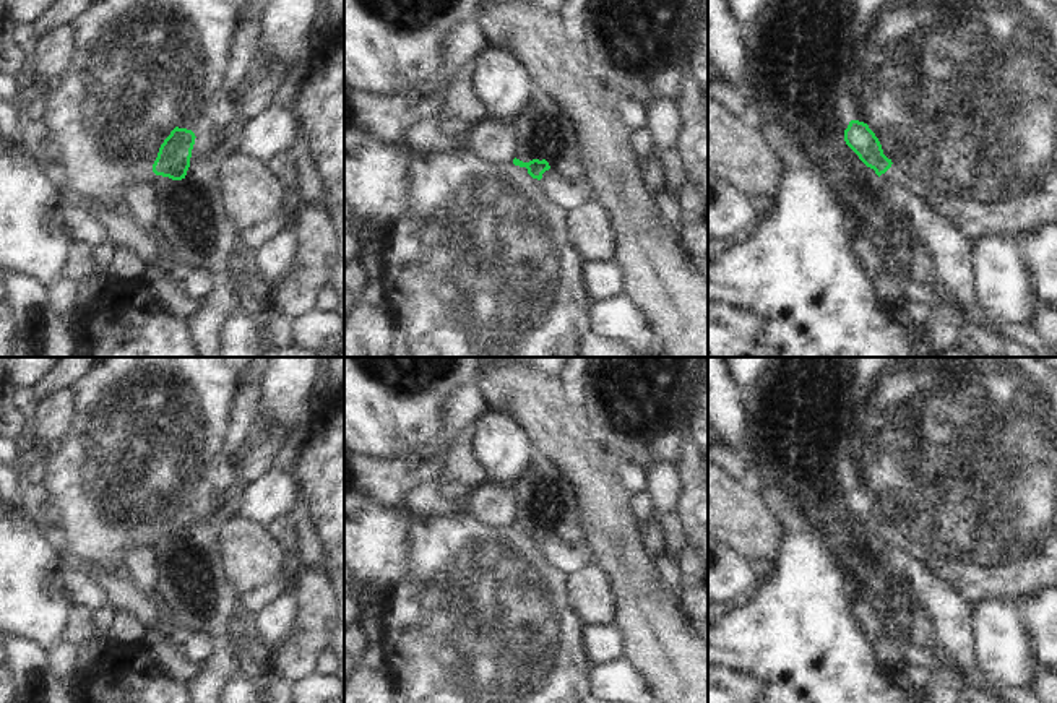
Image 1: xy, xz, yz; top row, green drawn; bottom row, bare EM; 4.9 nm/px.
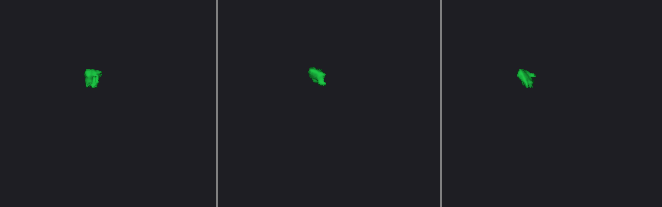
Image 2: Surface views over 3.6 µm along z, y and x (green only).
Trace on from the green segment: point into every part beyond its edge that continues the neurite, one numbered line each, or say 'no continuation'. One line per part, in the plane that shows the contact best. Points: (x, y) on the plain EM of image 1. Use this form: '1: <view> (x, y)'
1: xy (145, 427).

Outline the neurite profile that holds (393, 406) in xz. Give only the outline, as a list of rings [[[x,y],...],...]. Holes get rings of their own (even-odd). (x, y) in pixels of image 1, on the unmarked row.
[[[344,357],[344,450],[349,455],[399,459],[450,437],[448,403],[459,390],[481,382],[482,360],[484,357]]]

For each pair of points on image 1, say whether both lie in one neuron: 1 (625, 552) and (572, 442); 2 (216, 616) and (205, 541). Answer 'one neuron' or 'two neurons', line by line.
1: one neuron
2: one neuron

